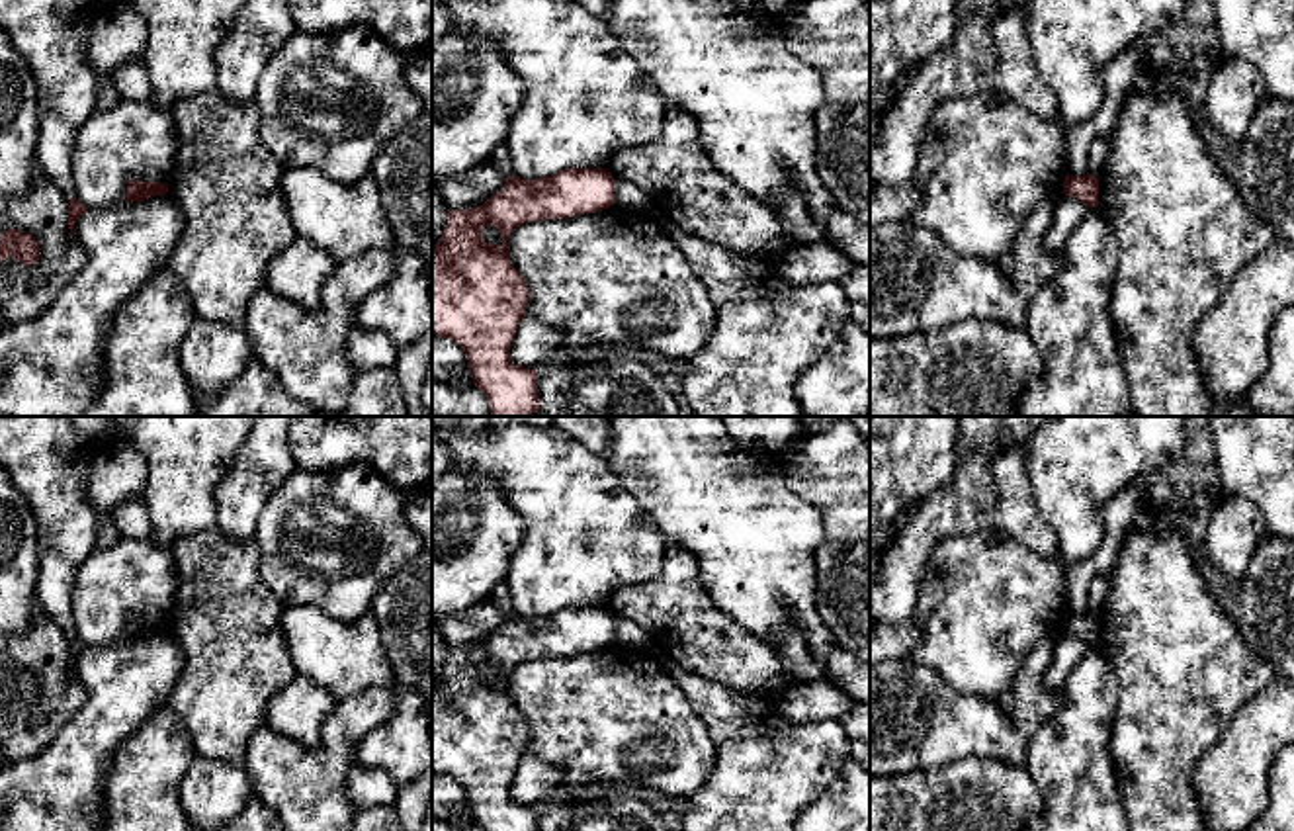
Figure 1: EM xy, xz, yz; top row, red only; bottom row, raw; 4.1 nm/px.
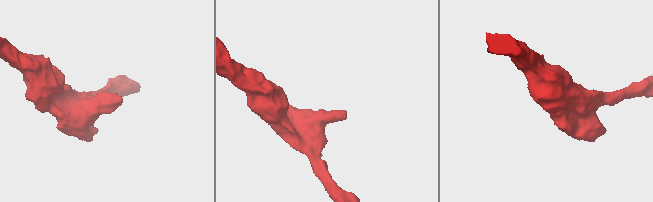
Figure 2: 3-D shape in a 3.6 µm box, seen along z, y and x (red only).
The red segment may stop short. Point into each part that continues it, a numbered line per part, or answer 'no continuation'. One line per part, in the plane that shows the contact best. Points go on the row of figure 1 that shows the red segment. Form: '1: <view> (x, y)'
no continuation

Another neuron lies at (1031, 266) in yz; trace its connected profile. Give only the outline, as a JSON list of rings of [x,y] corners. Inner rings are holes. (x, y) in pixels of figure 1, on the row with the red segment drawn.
[[[1059,180],[1026,217],[1011,258],[1007,260],[1007,272],[1013,284],[1028,299],[1044,284],[1054,280],[1063,266],[1063,254],[1052,254],[1044,248],[1044,235],[1050,229],[1052,211],[1061,194],[1063,180]]]

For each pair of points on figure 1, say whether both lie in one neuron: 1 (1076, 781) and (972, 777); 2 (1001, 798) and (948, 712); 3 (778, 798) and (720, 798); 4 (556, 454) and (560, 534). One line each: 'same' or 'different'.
1: different
2: different
3: same
4: same

